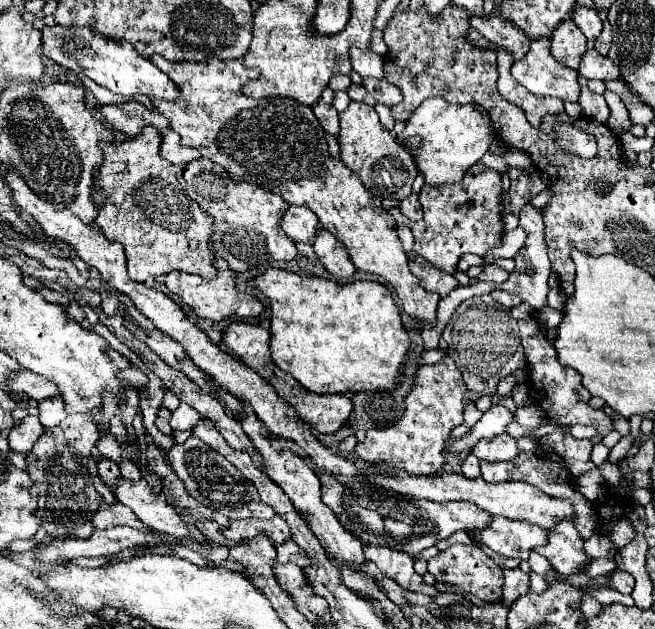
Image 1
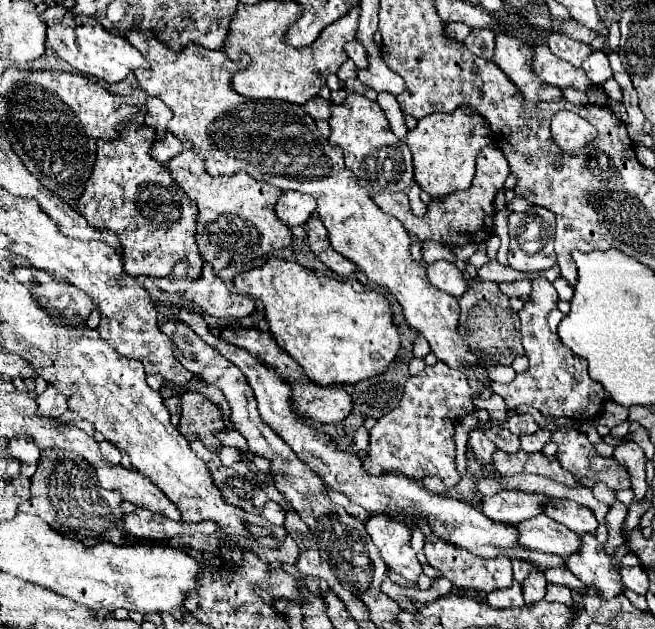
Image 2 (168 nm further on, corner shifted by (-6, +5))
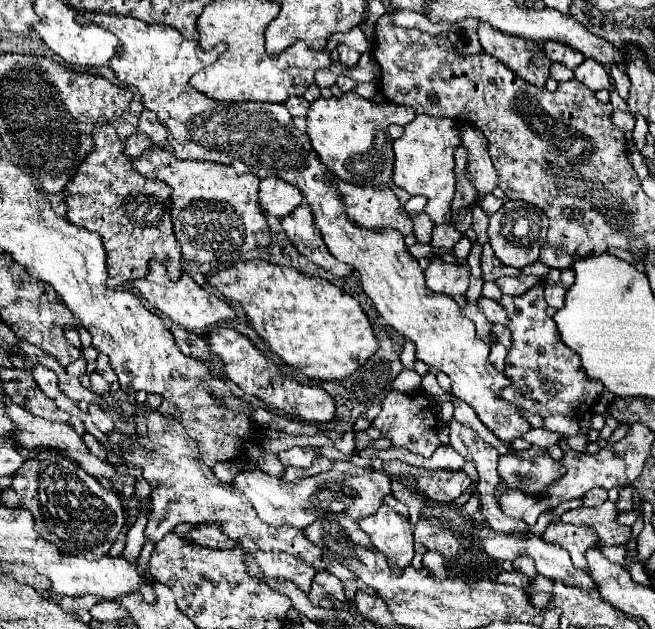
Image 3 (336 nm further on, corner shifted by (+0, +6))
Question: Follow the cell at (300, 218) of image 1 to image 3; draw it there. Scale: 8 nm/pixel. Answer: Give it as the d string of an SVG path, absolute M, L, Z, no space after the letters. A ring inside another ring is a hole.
M266 177L260 183L260 207L282 219L286 215L290 215L298 205L302 203L302 193L292 187L290 183L284 183L282 179L274 179L274 177Z

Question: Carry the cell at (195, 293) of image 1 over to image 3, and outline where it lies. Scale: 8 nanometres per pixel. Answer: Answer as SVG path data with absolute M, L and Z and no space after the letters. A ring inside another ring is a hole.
M158 261L150 263L150 273L144 277L144 279L136 279L134 281L134 287L142 293L142 297L158 311L162 311L166 317L170 317L176 325L188 329L188 331L194 331L194 329L202 329L206 325L212 325L212 323L218 323L218 321L224 321L224 319L232 319L236 315L236 309L208 293L206 289L202 289L188 273L182 273L182 277L178 281L172 281L166 273L166 267Z

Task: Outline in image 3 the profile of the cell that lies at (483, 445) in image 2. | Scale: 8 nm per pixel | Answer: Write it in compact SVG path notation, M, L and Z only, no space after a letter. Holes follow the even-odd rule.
M456 401L456 403L454 403L454 419L458 419L458 423L464 423L464 425L470 427L472 431L476 431L478 437L480 437L482 441L490 443L492 447L496 447L500 455L502 455L502 453L508 453L508 445L502 443L502 441L498 441L498 437L492 435L492 431L488 431L488 429L480 423L478 415L474 413L474 409L472 409L468 403L464 403L464 401Z

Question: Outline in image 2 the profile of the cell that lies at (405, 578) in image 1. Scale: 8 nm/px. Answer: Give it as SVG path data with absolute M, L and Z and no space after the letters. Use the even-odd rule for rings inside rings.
M372 516L366 522L366 530L374 544L378 546L382 560L402 574L408 582L416 584L418 576L422 574L422 566L416 558L416 552L410 546L410 528L392 520L390 516Z

